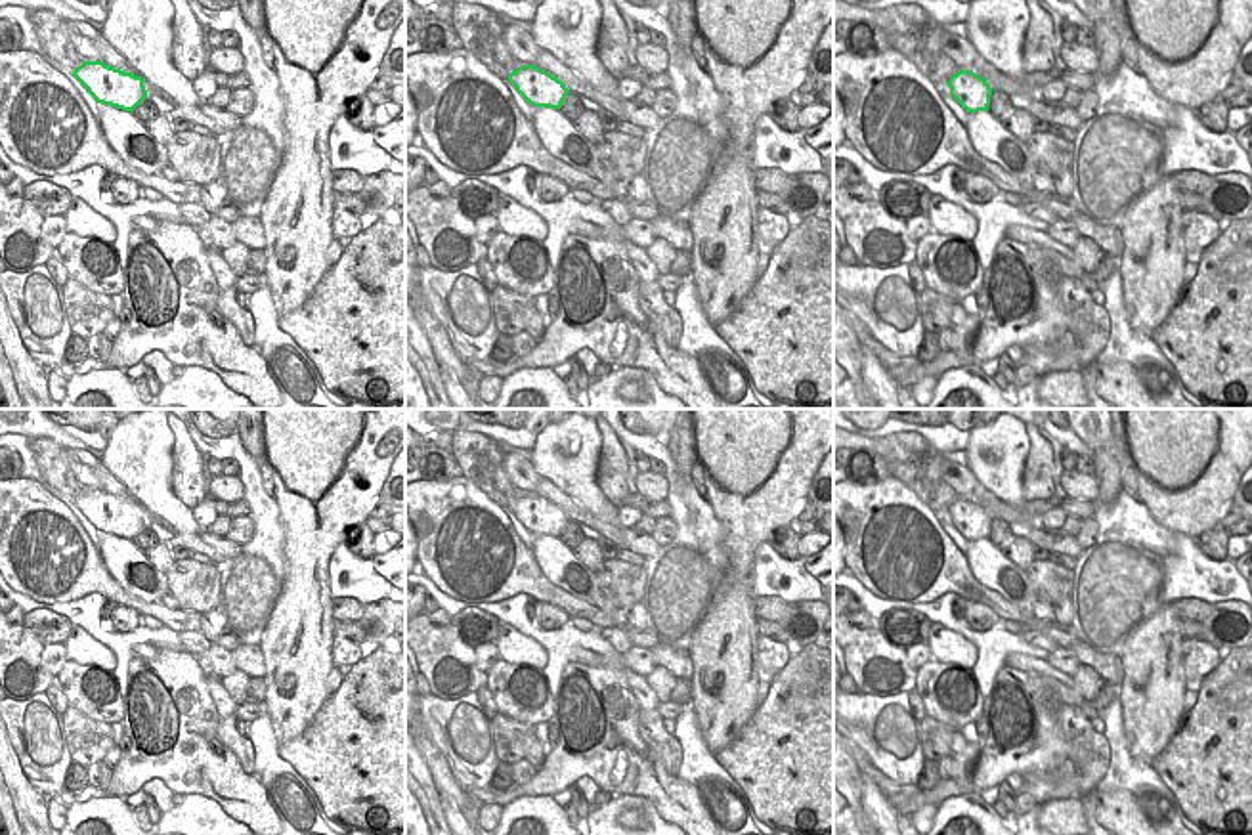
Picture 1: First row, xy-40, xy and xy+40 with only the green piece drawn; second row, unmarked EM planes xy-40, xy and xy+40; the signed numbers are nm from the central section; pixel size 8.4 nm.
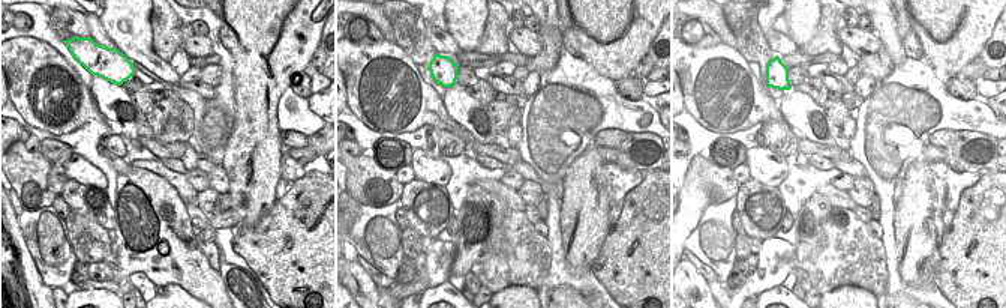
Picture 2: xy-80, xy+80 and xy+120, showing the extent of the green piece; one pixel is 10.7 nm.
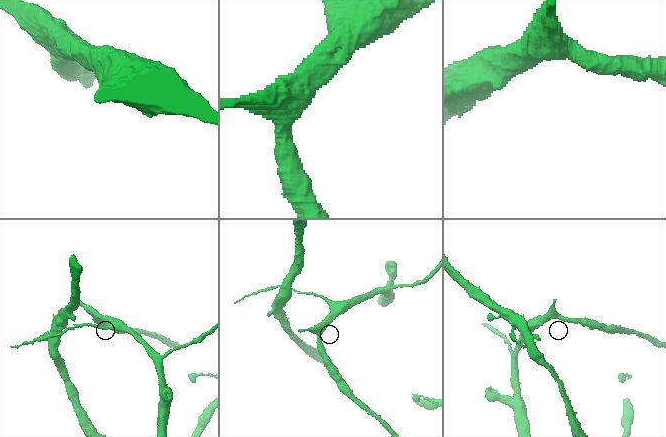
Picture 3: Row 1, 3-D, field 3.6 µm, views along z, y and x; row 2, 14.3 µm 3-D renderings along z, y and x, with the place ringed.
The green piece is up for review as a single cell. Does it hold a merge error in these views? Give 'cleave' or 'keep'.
cleave

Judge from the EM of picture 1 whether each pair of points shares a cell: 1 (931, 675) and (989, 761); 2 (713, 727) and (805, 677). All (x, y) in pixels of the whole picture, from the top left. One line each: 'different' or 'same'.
1: different
2: different

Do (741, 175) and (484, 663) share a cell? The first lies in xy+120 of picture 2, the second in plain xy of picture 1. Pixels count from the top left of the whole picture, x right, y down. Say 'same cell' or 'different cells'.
same cell

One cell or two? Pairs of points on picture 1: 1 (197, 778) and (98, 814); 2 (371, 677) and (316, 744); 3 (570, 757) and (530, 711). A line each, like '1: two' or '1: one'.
1: two
2: one
3: two

